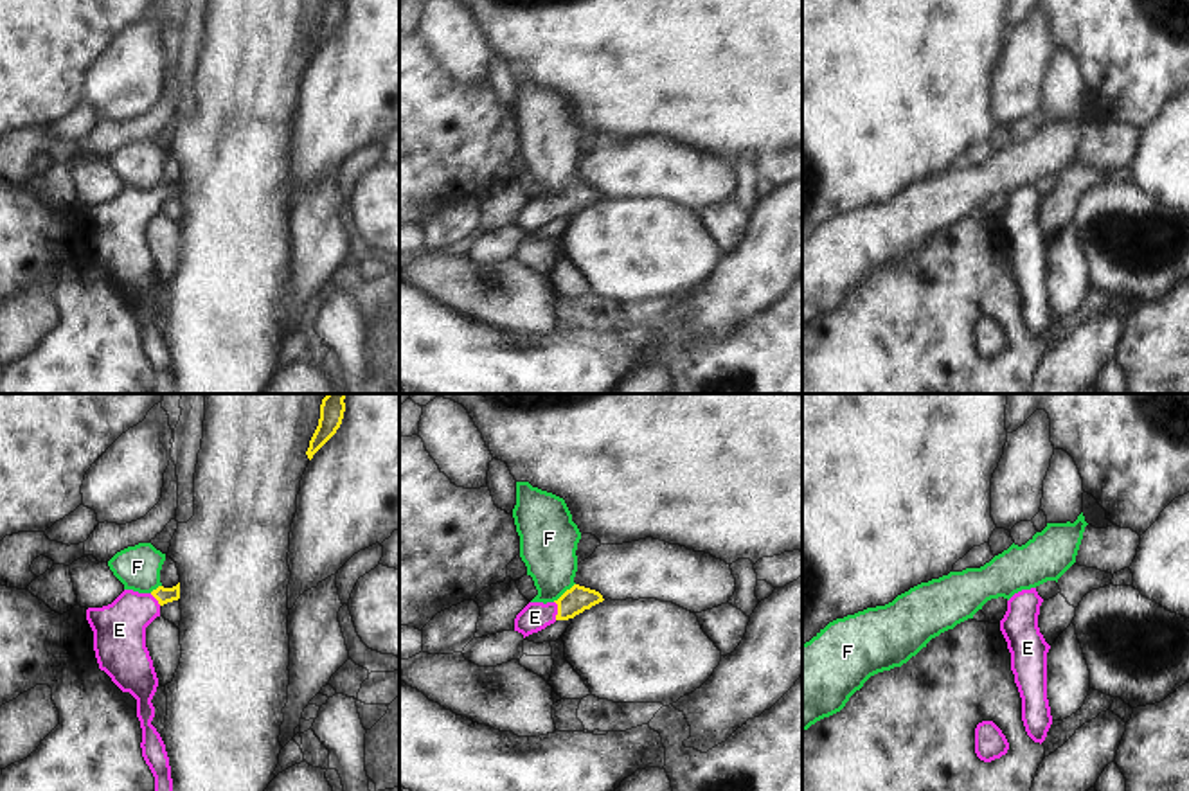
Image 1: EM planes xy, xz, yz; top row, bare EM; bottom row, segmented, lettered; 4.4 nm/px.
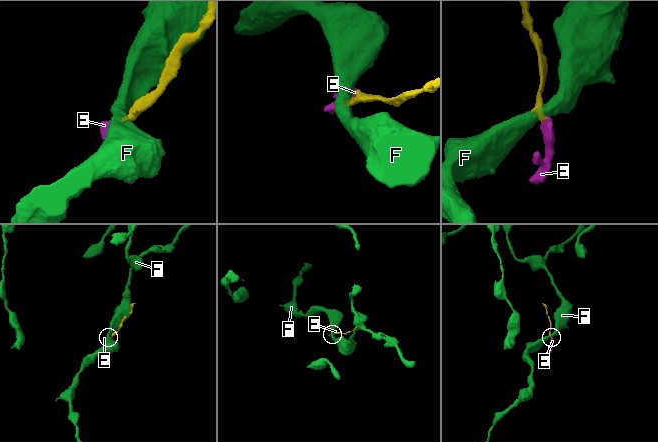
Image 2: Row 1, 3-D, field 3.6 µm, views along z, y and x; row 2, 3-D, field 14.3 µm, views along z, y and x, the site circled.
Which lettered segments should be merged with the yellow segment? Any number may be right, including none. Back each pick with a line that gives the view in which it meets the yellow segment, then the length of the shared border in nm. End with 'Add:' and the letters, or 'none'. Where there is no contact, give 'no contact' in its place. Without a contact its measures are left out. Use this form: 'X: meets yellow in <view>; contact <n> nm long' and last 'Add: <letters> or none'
E: meets yellow in xz; contact 90 nm long
Add: E

